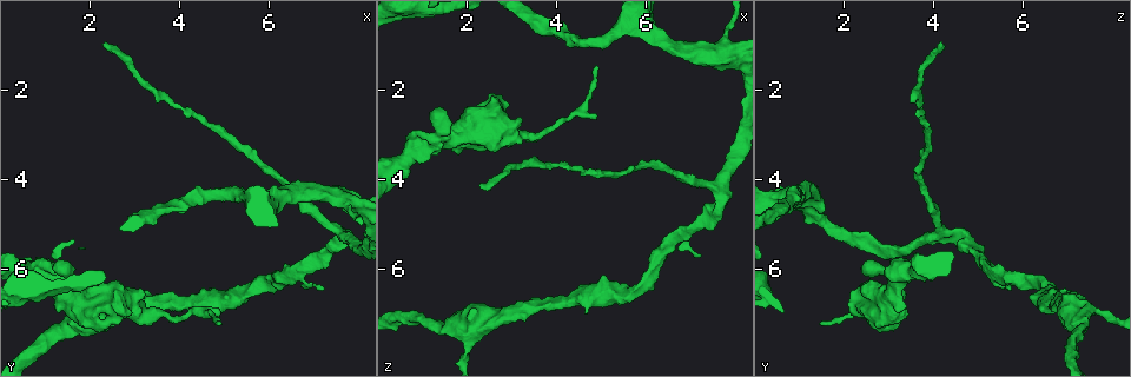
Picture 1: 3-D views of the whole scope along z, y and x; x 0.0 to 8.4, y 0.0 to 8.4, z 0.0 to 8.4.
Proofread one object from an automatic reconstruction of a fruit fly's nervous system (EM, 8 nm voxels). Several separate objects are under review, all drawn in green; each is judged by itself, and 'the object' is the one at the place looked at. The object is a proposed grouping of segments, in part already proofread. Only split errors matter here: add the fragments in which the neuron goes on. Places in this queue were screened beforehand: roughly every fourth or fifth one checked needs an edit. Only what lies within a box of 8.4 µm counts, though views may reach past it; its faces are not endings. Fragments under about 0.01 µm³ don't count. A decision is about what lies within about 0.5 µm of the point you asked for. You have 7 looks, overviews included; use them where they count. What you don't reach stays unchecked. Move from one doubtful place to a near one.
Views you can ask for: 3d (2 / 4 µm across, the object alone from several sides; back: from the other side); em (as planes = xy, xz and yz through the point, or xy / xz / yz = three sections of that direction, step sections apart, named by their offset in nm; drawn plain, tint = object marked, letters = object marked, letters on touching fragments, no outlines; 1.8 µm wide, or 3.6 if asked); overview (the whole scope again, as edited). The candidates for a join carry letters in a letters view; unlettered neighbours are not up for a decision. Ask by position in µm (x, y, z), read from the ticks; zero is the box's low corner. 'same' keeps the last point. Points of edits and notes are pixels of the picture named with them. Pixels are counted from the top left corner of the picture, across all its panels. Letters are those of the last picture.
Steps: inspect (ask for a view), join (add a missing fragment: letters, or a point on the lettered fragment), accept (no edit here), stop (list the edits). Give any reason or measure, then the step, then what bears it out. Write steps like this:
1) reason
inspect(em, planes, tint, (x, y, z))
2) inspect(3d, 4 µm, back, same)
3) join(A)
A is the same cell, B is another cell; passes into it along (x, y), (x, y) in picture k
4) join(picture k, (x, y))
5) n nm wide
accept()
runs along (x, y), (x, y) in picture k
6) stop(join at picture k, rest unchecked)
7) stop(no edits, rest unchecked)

an open end
inspect(3d, 4 µm, (2.15, 7.30, 3.00))

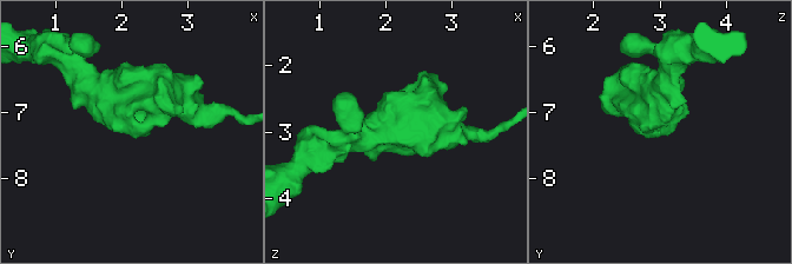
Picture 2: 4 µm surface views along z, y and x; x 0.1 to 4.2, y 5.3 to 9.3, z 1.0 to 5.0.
inspect(em, planes, plain, (2.10, 7.30, 3.05))

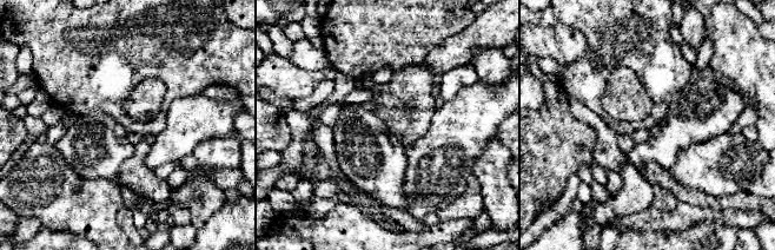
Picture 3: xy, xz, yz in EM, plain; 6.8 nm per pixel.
see the neighbours
inspect(em, planes, letters, same)

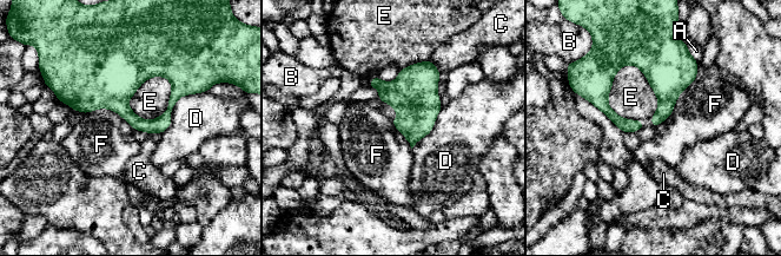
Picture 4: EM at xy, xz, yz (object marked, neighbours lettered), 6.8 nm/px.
F touches over 440 nm
accept()
A, B, C, D, E and F are other cells; none of them fits

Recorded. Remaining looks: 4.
thin neck
inspect(em, xz, step 8, letters, (4.20, 6.95, 2.70))

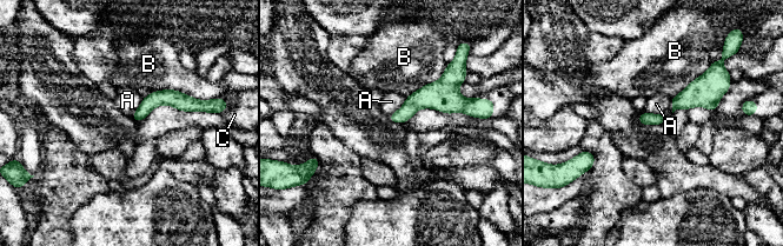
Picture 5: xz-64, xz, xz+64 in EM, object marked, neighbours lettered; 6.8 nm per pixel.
accept()
A, B and C are other cells; border along (406, 98), (389, 117) in picture 5; none of them fits

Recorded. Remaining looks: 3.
sudden change in width
inspect(em, planes, letters, (7.90, 4.60, 1.00))

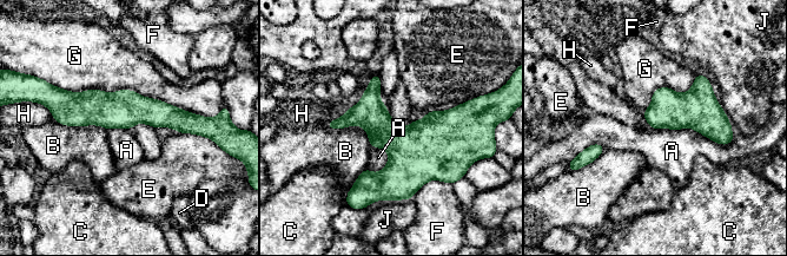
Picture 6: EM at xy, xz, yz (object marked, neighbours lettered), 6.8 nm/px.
240 nm wide
accept()
A, B, C, D, E, F, G, H and J are other cells; border along (652, 128), (734, 139) in picture 6; no lettered fragment goes on from it

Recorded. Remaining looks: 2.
stop(no edits, rest unchecked)

